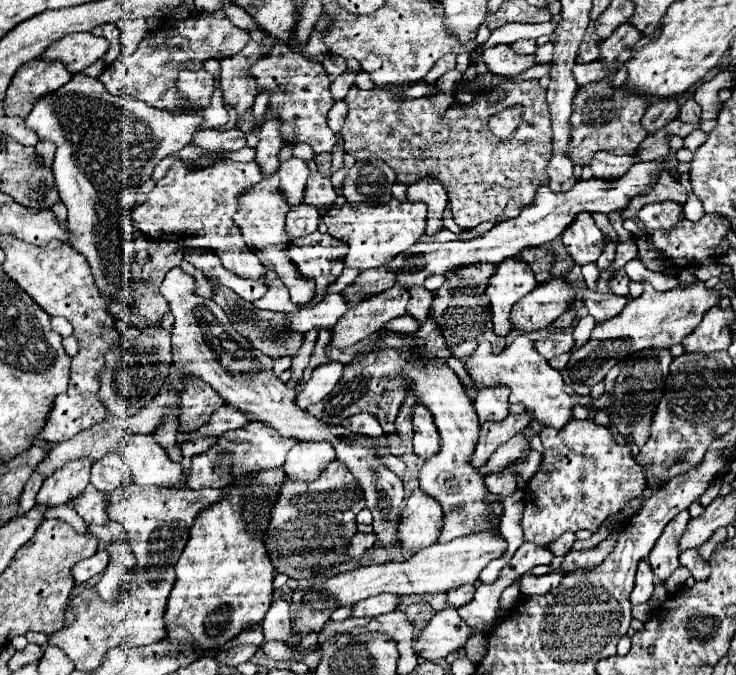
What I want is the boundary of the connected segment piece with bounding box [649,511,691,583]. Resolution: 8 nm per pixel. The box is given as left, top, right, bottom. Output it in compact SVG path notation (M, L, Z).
M681 511L677 517L673 517L649 553L649 565L661 583L665 583L671 577L671 573L679 567L677 541L685 531L689 519L691 519L689 511Z

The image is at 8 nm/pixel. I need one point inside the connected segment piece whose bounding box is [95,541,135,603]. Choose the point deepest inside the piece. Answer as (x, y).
(122, 561)

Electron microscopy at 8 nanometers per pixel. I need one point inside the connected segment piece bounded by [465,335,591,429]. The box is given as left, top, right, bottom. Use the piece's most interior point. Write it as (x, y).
(533, 382)

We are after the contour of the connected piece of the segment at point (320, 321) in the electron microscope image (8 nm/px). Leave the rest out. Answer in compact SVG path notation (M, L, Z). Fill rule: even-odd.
M327 293L317 305L313 307L299 307L295 313L287 313L287 323L283 325L285 329L293 329L297 333L307 333L313 327L325 327L331 329L339 317L349 309L347 301L339 293Z

